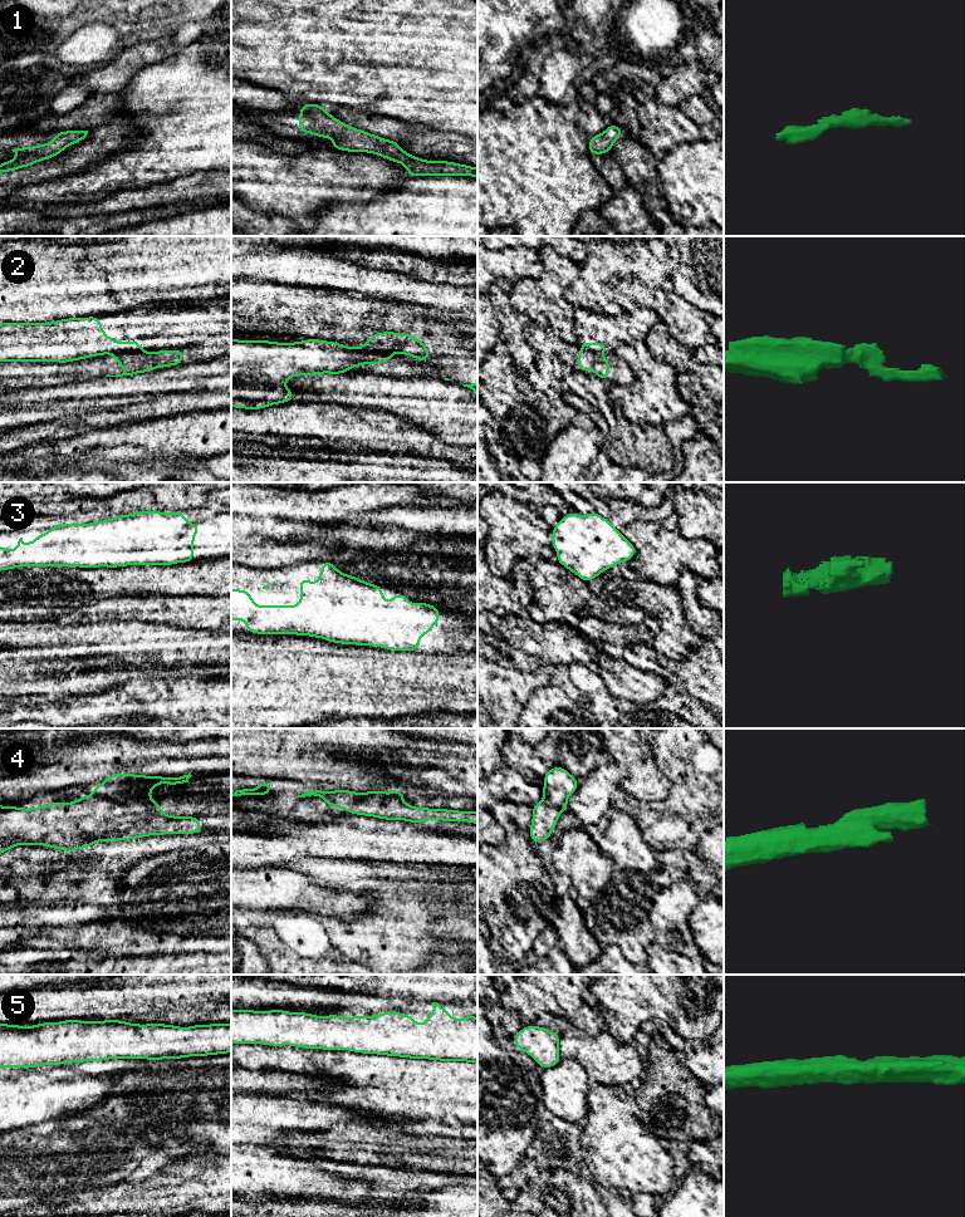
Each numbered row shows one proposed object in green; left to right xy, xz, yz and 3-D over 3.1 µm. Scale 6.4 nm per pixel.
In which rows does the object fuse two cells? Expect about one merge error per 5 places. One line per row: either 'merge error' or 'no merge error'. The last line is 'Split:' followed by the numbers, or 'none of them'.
1: no merge error
2: merge error
3: no merge error
4: no merge error
5: no merge error
Split: 2

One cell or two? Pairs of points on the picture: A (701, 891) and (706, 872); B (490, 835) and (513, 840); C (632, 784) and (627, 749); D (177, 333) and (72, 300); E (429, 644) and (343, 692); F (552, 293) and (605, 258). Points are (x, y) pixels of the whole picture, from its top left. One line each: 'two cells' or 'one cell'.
A: one cell
B: two cells
C: one cell
D: two cells
E: two cells
F: two cells

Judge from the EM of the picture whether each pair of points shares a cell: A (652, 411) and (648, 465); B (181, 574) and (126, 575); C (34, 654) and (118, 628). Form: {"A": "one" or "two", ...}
{"A": "two", "B": "one", "C": "one"}

